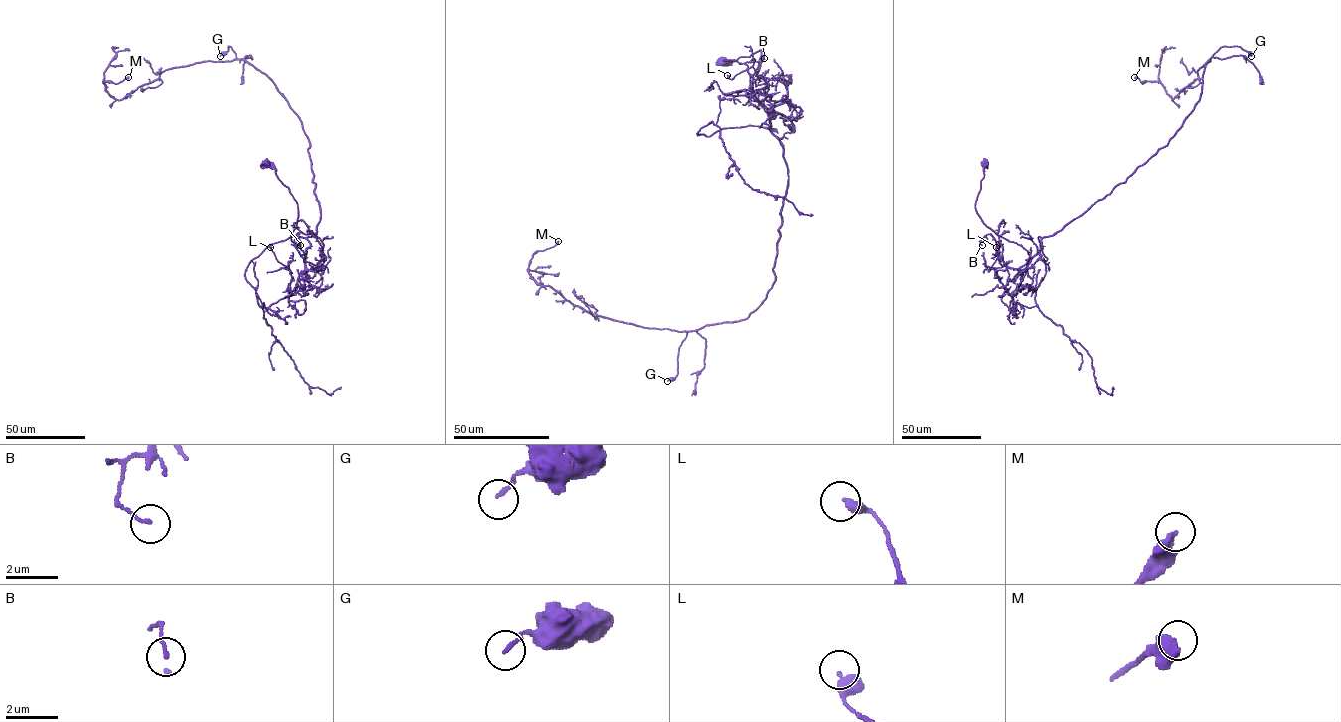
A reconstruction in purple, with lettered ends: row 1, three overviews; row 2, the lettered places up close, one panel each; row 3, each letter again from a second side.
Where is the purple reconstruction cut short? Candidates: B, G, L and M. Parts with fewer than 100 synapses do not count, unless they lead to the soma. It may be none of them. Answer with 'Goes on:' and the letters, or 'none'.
Goes on: none

